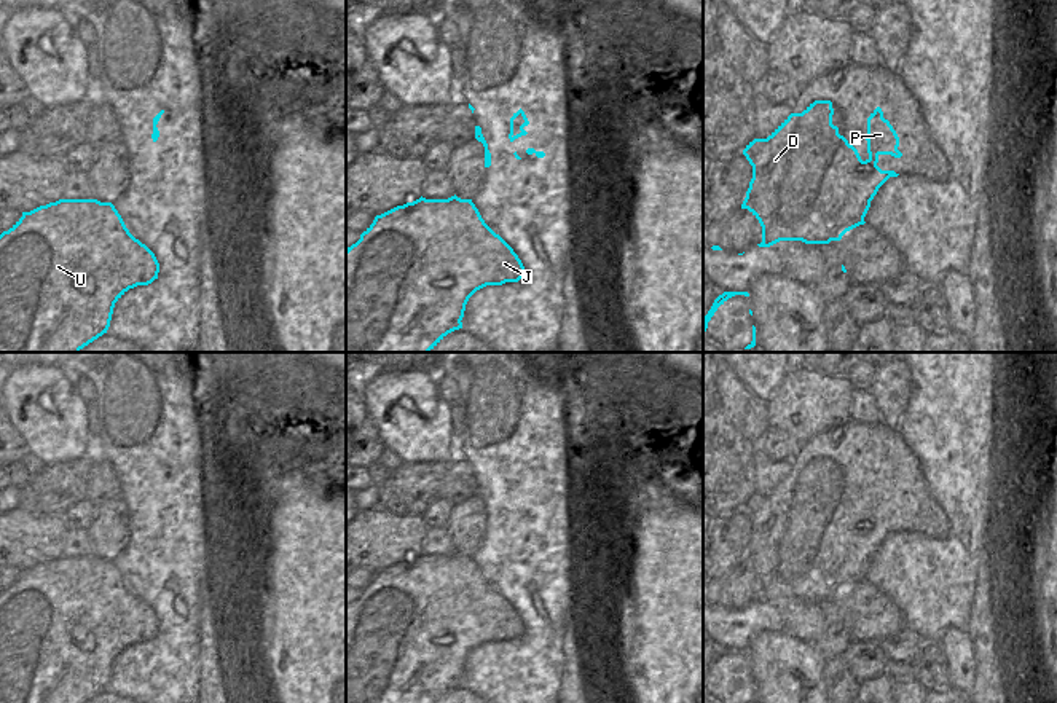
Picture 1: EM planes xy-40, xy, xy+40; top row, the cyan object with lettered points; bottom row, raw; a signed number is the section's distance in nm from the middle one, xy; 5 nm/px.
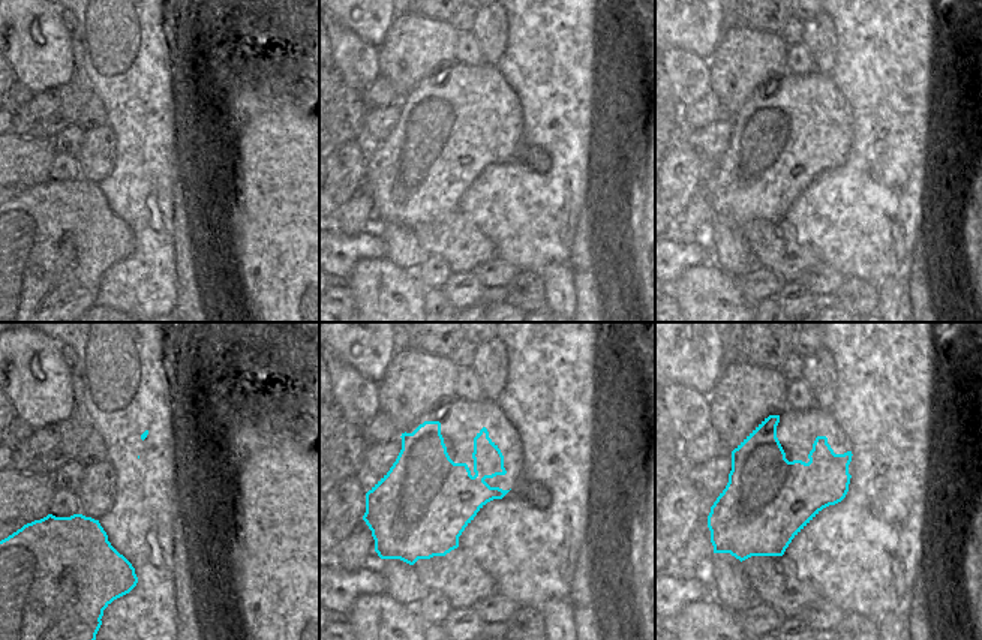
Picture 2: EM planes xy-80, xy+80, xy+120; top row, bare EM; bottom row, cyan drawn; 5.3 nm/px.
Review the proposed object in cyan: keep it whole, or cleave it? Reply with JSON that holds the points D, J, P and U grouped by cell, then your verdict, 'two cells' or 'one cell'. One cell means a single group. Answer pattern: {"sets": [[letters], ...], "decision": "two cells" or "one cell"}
{"sets": [["D", "J", "P", "U"]], "decision": "one cell"}

